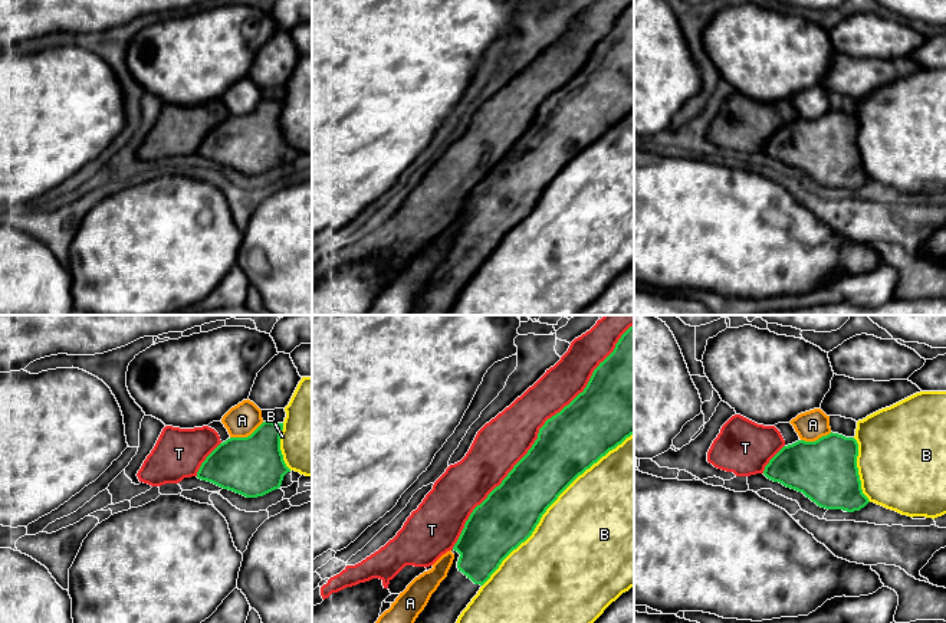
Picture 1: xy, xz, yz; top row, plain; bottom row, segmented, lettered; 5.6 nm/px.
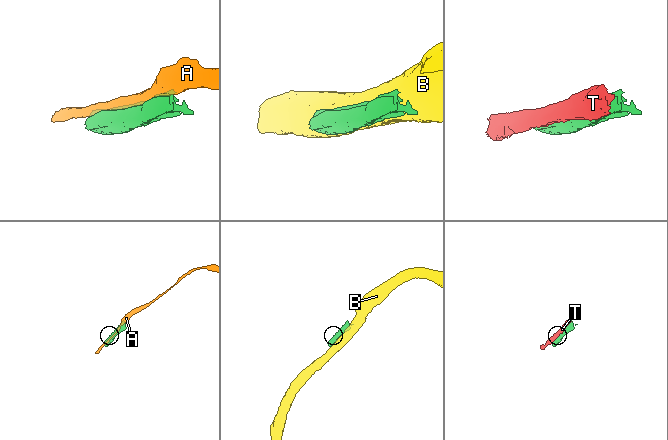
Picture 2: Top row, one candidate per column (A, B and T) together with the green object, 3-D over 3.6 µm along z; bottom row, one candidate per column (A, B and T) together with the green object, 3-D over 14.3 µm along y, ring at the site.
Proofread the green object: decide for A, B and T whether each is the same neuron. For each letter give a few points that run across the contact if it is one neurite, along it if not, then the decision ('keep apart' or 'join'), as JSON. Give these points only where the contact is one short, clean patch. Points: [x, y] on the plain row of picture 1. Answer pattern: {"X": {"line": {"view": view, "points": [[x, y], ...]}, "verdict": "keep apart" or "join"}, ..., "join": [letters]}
{"A": {"verdict": "keep apart"}, "B": {"verdict": "keep apart"}, "T": {"verdict": "keep apart"}, "join": []}

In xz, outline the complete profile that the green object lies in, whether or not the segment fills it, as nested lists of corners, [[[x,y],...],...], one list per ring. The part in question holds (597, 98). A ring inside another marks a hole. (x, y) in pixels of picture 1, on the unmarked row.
[[[634,3],[587,65],[539,106],[528,131],[477,183],[454,222],[447,255],[408,315],[446,315],[502,239],[587,147],[634,112]]]

